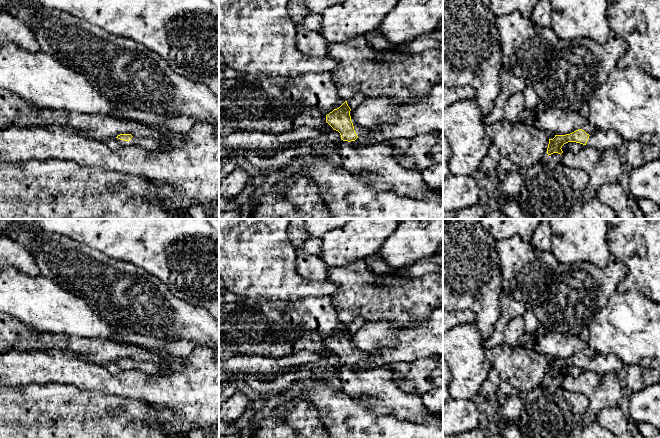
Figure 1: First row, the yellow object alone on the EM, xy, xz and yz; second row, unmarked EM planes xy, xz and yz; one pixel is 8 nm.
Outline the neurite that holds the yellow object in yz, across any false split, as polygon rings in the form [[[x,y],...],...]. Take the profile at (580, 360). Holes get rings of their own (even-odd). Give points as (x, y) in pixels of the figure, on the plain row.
[[[578,353],[570,358],[555,359],[553,363],[549,363],[548,380],[553,377],[561,379],[563,377],[562,370],[568,366],[576,366],[599,375],[605,375],[610,372],[618,374],[625,365],[613,354],[596,353],[593,358],[589,359],[584,354]]]

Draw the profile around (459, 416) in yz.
[[[449,398],[443,403],[443,435],[457,435],[484,425],[481,409],[472,400]]]

